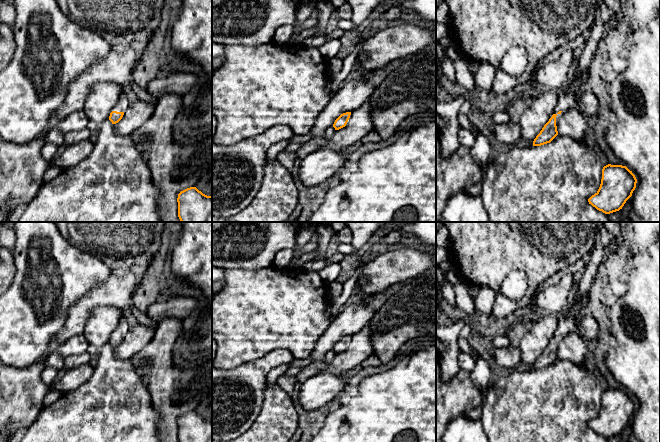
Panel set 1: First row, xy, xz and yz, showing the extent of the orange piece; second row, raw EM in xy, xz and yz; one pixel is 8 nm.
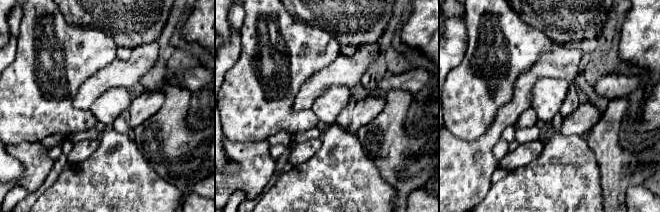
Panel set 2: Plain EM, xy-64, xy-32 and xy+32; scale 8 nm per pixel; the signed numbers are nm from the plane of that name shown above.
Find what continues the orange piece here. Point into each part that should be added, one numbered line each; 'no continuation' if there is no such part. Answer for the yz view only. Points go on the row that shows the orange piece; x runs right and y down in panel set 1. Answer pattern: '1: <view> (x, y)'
1: yz (567, 96)

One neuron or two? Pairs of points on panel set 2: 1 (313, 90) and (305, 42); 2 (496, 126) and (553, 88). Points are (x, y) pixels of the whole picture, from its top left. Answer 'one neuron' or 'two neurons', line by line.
1: two neurons
2: two neurons

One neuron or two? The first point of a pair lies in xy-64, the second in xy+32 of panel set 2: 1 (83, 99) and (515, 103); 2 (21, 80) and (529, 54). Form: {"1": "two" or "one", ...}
{"1": "one", "2": "one"}

